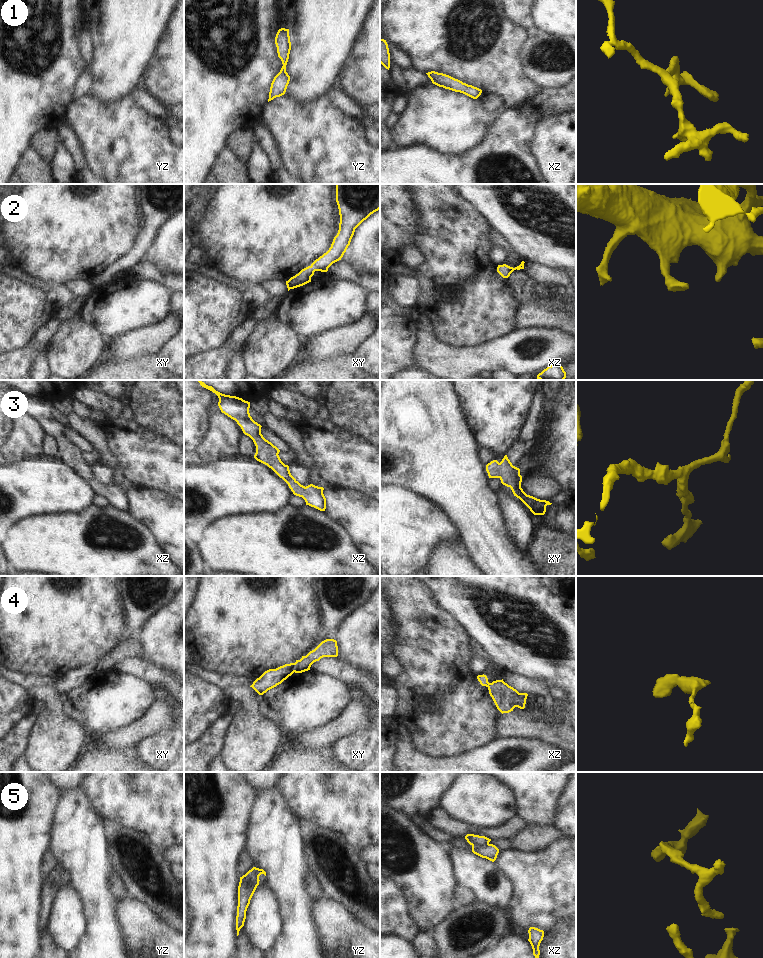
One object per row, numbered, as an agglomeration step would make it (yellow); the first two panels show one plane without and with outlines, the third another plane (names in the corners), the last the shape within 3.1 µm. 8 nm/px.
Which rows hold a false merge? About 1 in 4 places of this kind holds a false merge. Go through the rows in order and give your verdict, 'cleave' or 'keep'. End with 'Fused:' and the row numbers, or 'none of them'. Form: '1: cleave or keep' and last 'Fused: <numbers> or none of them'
1: keep
2: keep
3: keep
4: cleave
5: cleave
Fused: 4, 5

